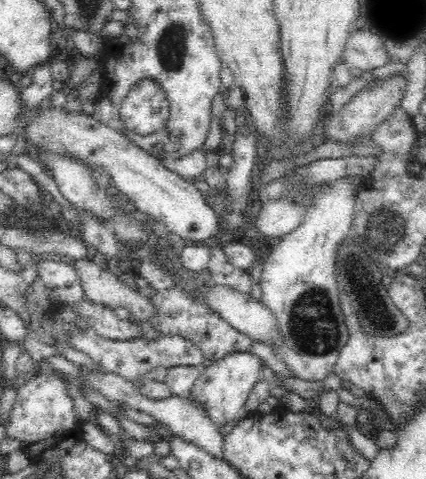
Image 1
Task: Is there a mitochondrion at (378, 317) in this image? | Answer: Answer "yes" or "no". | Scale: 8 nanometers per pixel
yes

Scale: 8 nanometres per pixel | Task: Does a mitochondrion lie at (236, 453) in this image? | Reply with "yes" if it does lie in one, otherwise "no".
no

